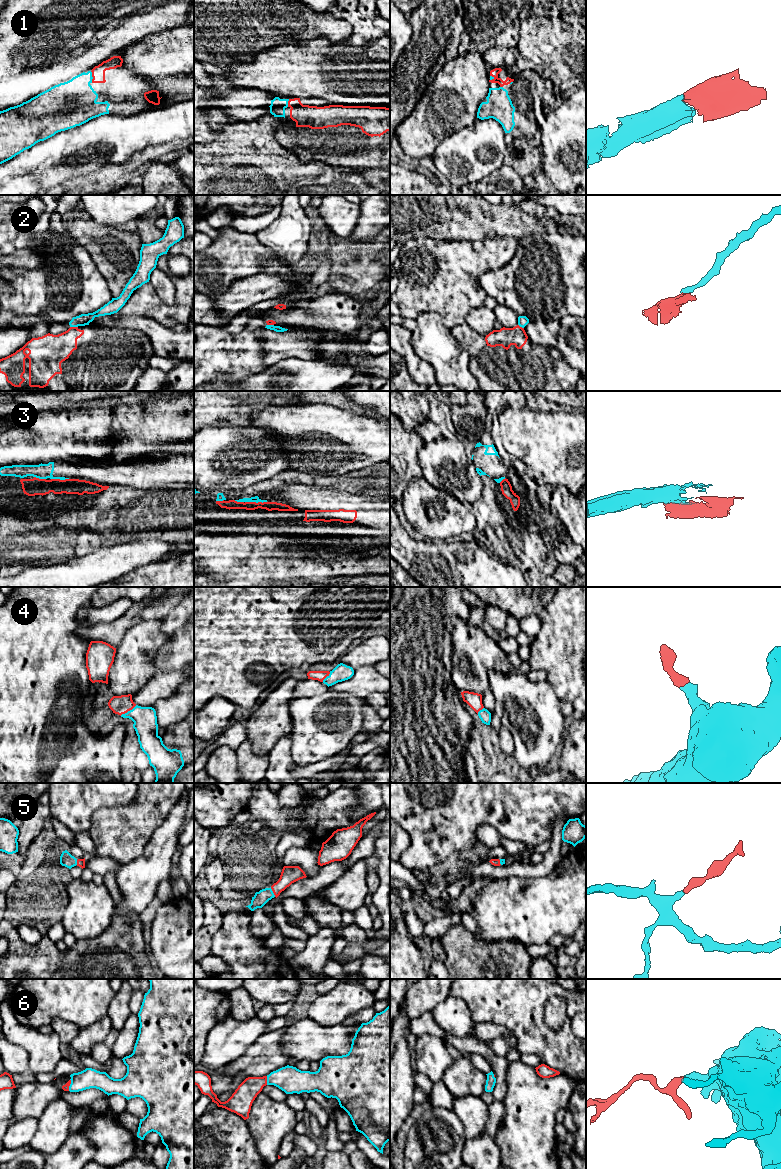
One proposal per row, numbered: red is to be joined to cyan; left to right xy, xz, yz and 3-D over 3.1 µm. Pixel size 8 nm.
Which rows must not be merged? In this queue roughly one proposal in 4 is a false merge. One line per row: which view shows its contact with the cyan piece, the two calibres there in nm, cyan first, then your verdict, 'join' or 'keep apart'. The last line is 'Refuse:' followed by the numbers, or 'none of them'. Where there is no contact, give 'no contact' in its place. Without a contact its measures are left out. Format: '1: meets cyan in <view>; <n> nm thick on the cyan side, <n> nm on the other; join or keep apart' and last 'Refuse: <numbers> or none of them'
1: meets cyan in xy; 360 nm thick on the cyan side, 110 nm on the other; join
2: meets cyan in xy; 100 nm thick on the cyan side, 240 nm on the other; keep apart
3: meets cyan in xz; 50 nm thick on the cyan side, 80 nm on the other; keep apart
4: meets cyan in xy; 190 nm thick on the cyan side, 150 nm on the other; join
5: meets cyan in xz; 120 nm thick on the cyan side, 140 nm on the other; join
6: meets cyan in xz; 220 nm thick on the cyan side, 170 nm on the other; join
Refuse: 2, 3

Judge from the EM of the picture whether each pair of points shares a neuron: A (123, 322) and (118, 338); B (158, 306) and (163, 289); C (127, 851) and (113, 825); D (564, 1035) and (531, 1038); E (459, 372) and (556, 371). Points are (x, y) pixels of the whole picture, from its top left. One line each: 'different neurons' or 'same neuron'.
A: different neurons
B: different neurons
C: same neuron
D: same neuron
E: different neurons

